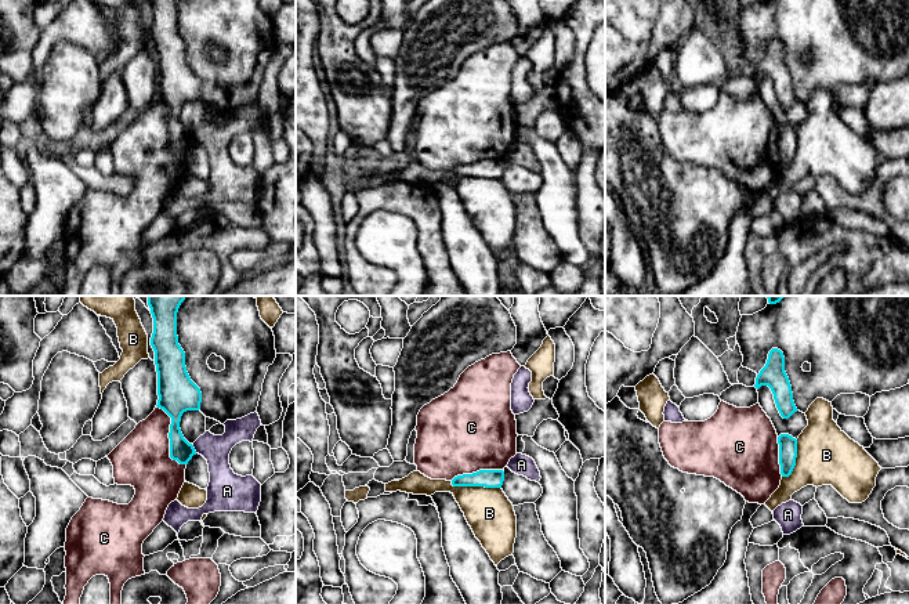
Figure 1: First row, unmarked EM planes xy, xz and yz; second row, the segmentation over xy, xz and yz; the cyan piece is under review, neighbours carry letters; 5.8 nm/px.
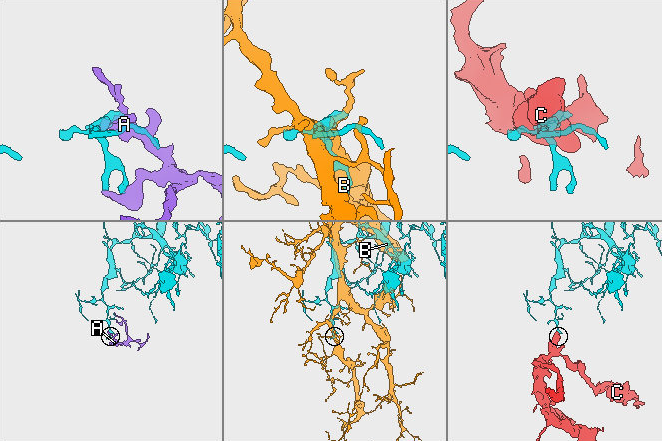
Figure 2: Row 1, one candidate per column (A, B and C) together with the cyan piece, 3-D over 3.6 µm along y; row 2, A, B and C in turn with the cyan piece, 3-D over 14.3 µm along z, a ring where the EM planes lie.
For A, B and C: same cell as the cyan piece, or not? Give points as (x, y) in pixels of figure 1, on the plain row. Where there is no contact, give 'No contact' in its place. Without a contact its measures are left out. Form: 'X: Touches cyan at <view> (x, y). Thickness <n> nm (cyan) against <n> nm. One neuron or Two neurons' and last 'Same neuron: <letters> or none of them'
A: Touches cyan at xy (194, 138). Thickness 130 nm (cyan) against 170 nm. Two neurons
B: Touches cyan at xz (475, 176). Thickness 110 nm (cyan) against 280 nm. Two neurons
C: Touches cyan at xy (169, 127). Thickness 200 nm (cyan) against 320 nm. Two neurons
Same neuron: none of them

